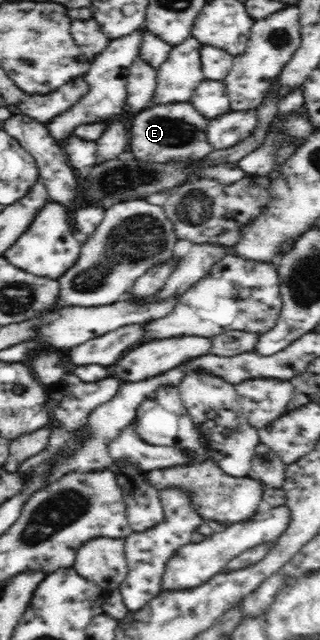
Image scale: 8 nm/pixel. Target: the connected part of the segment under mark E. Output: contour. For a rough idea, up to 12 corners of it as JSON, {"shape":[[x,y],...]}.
{"shape":[[190,101],[133,120],[131,152],[145,162],[200,161],[214,149],[209,119]]}

